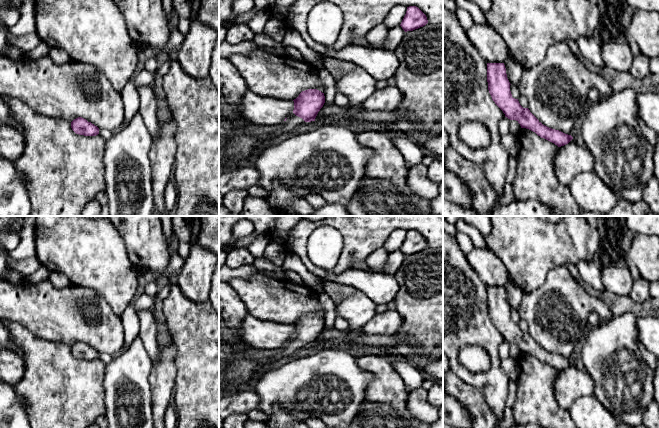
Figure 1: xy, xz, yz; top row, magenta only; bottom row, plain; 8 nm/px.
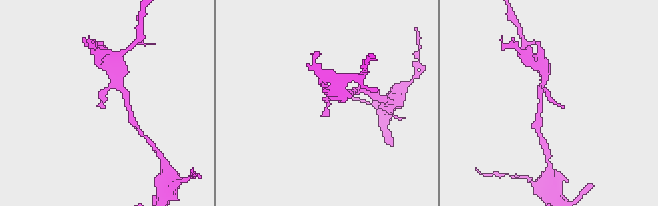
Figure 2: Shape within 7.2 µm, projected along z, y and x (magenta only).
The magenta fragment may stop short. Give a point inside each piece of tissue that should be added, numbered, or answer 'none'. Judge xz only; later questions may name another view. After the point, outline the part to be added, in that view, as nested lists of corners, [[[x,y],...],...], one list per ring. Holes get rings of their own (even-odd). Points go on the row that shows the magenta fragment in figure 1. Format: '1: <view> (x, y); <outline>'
1: xz (239, 144); [[[219,56],[219,97],[233,108],[232,122],[236,124],[233,132],[222,135],[225,145],[219,162],[224,167],[248,159],[252,151],[263,146],[266,140],[292,132],[298,125],[305,123],[294,113],[278,125],[264,126],[249,122],[240,113],[240,103],[247,91],[247,84],[239,71],[228,58]]]

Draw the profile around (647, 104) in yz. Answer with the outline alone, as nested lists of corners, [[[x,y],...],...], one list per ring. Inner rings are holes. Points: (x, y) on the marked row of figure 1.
[[[639,93],[636,98],[638,117],[659,135],[659,93]]]

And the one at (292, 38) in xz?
[[[286,30],[283,33],[281,44],[283,47],[290,46],[296,48],[302,54],[305,61],[315,66],[318,70],[325,69],[324,58],[317,52],[311,50],[297,31]]]

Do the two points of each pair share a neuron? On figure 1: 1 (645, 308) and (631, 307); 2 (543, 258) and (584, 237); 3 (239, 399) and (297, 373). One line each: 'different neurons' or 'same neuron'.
1: same neuron
2: same neuron
3: different neurons

